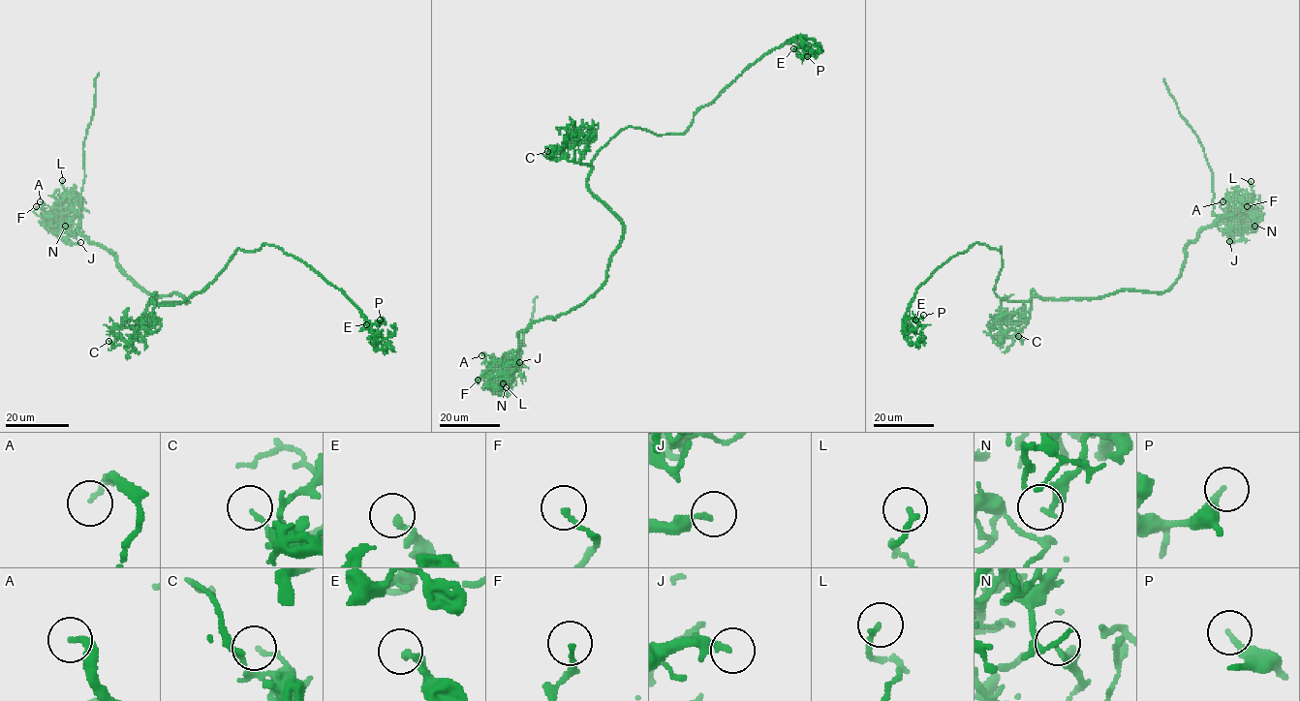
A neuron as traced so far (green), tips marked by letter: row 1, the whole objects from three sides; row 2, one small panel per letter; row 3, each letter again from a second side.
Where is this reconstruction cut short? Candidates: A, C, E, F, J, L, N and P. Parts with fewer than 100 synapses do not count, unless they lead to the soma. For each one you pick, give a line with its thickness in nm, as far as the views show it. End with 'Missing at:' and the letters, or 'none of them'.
Missing at: none of them

